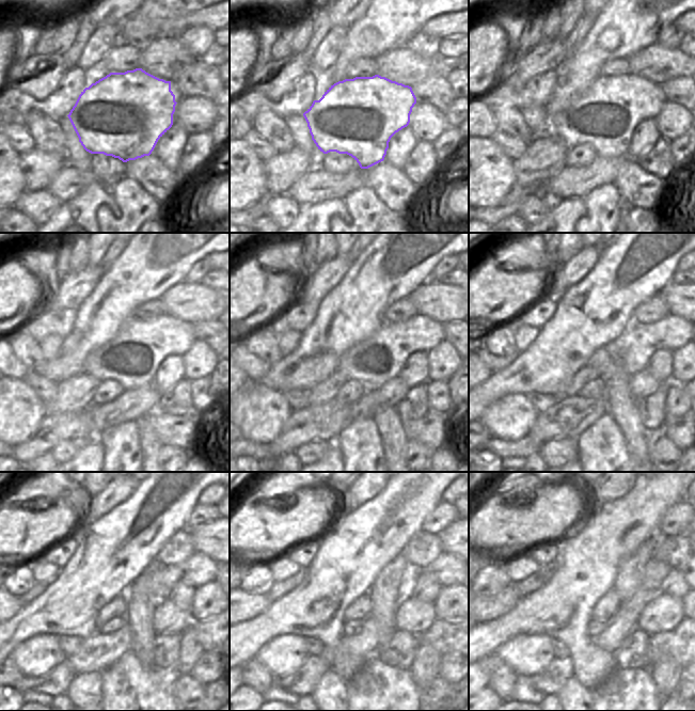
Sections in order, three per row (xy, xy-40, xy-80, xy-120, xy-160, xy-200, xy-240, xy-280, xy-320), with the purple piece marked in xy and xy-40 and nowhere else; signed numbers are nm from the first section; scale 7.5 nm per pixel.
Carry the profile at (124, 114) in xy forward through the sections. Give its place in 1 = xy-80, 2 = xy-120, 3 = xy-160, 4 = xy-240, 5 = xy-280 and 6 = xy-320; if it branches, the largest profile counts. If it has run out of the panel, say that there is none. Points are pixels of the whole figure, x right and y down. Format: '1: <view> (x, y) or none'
1: xy-80 (604, 114)
2: xy-120 (131, 357)
3: xy-160 (375, 361)
4: xy-240 (198, 570)
5: xy-280 (446, 567)
6: xy-320 (685, 570)

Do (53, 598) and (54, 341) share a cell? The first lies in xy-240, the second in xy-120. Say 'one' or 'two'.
two

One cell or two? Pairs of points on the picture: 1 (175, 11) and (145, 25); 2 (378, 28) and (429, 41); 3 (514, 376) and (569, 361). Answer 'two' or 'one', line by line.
1: one
2: two
3: one

